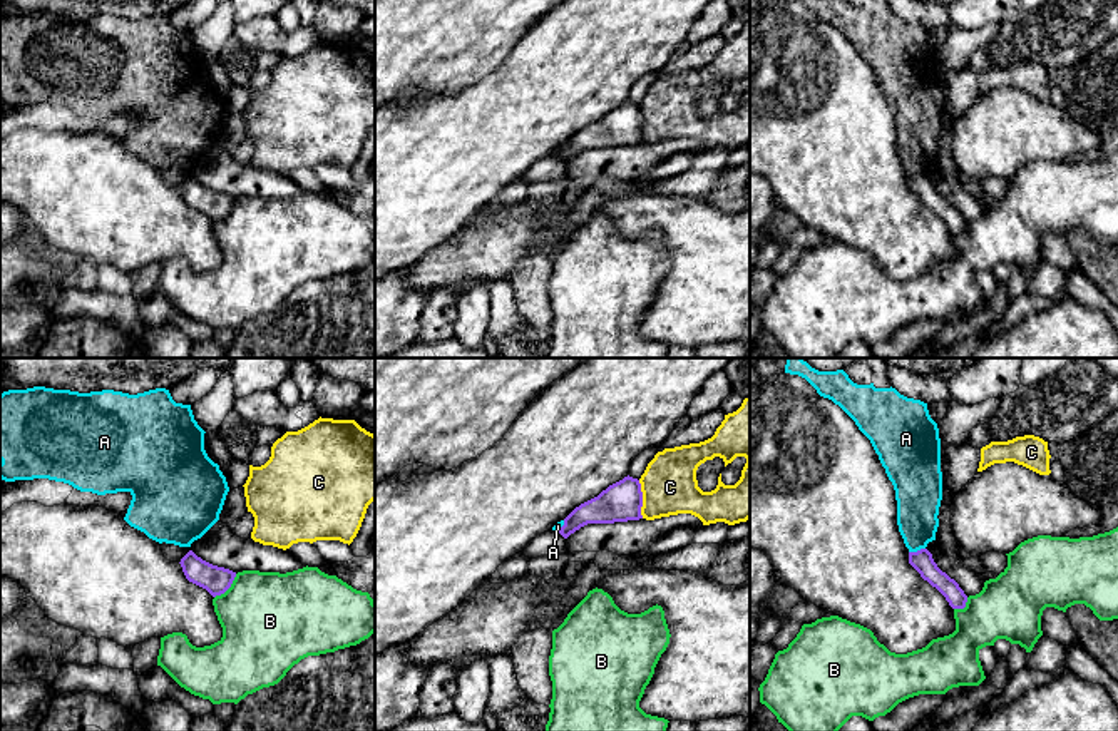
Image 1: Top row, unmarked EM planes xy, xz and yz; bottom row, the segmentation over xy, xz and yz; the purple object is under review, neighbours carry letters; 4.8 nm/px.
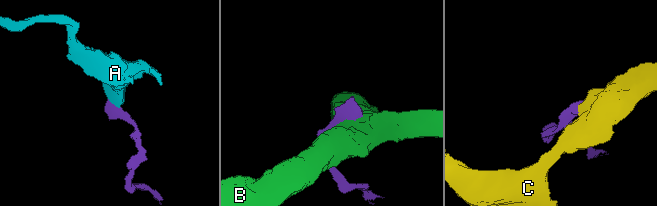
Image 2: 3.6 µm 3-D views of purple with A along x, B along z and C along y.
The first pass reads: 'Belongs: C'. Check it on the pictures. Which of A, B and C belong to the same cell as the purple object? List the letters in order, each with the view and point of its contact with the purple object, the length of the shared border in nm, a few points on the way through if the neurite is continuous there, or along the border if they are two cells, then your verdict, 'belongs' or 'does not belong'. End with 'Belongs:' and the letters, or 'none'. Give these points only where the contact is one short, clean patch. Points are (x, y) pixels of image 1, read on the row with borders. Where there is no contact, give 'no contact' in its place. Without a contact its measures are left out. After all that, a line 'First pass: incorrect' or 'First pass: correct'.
A: yz (917, 551) | 80 nm | along yz (924, 547), (909, 552) | does not belong
B: xy (228, 587) | 160 nm | does not belong
C: xz (641, 499) | 190 nm | along xz (638, 480), (643, 517) | does not belong
Belongs: none
First pass: incorrect

